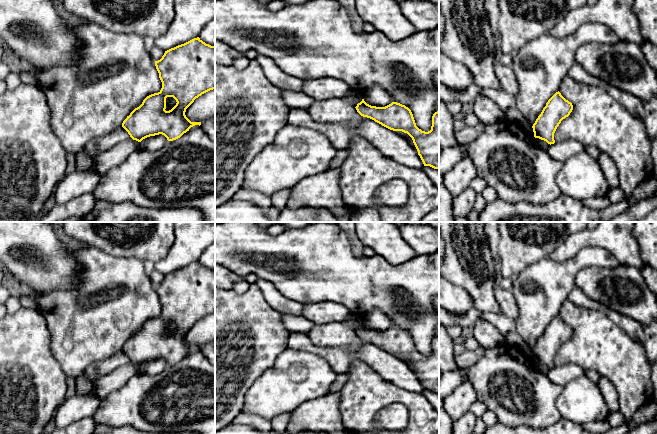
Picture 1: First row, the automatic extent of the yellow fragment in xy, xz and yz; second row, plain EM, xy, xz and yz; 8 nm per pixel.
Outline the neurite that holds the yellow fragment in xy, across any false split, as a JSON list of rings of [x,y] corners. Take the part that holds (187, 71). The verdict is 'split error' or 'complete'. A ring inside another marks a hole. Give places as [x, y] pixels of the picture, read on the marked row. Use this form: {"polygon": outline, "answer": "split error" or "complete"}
{"polygon": [[[199,37],[165,51],[162,58],[155,61],[162,88],[158,93],[147,96],[123,121],[122,127],[133,140],[162,134],[168,141],[180,138],[184,133],[201,122],[191,122],[185,115],[186,109],[202,94],[215,89],[215,46],[203,42]],[[173,97],[176,105],[166,111],[166,98]]], "answer": "complete"}

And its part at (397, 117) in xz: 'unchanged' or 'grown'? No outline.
unchanged

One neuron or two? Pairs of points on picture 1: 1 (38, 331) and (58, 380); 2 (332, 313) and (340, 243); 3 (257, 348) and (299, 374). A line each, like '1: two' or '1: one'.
1: one
2: two
3: two

